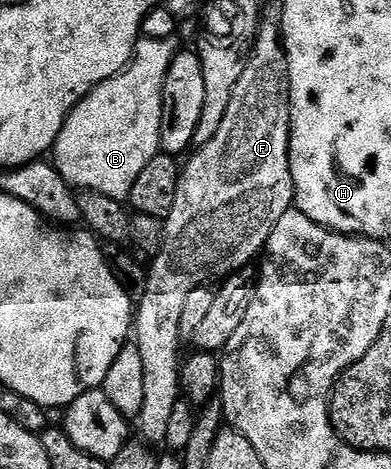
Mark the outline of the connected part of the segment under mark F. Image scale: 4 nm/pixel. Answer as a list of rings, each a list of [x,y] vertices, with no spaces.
[[[263,18],[259,22],[258,35],[254,39],[254,48],[250,54],[250,60],[248,65],[244,65],[244,73],[241,75],[240,81],[236,81],[236,89],[232,89],[232,101],[228,101],[228,113],[224,113],[224,121],[220,121],[220,129],[216,129],[216,137],[212,137],[212,141],[208,141],[202,147],[197,148],[186,161],[187,163],[184,163],[178,177],[176,202],[172,204],[172,213],[168,213],[165,217],[165,235],[157,255],[153,256],[151,263],[154,264],[149,264],[144,297],[137,300],[136,318],[132,324],[132,331],[136,336],[136,344],[140,351],[141,364],[144,365],[144,403],[142,411],[139,412],[136,418],[136,431],[137,434],[139,431],[143,435],[139,436],[150,445],[154,445],[153,443],[165,444],[172,409],[176,409],[182,395],[178,346],[183,346],[184,343],[184,340],[180,337],[180,312],[184,310],[184,301],[188,297],[188,293],[192,293],[192,289],[213,284],[215,281],[225,279],[227,275],[233,275],[236,271],[249,268],[251,266],[250,262],[254,258],[255,262],[265,252],[268,237],[272,233],[272,229],[276,229],[276,221],[280,221],[280,217],[284,217],[284,213],[288,213],[295,206],[294,182],[290,172],[290,78],[288,77],[286,50],[282,47],[282,29],[275,20],[273,23],[272,20]]]

